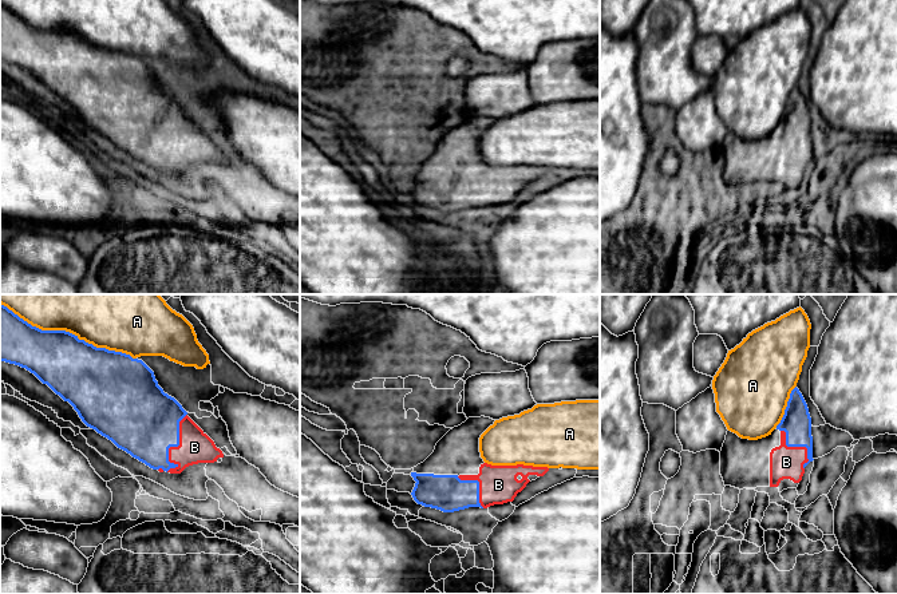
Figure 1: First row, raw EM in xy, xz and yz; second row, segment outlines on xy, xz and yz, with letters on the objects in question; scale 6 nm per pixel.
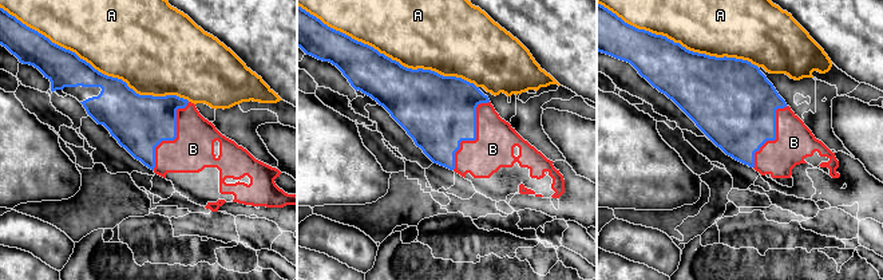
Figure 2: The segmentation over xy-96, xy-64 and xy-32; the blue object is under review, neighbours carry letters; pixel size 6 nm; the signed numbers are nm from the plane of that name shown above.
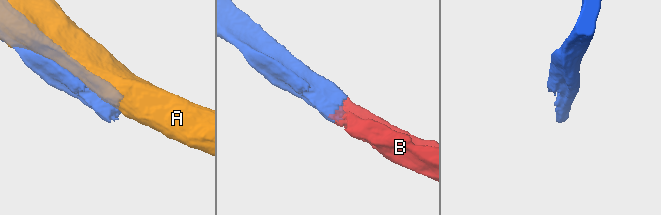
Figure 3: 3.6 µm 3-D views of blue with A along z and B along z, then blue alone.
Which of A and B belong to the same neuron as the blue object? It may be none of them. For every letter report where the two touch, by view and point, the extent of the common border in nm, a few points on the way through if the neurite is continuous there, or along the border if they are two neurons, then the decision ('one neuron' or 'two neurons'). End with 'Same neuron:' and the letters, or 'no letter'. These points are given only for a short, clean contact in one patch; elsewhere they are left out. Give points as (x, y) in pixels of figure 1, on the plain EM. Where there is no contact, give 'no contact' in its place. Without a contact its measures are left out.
A: contact xy (68, 32); length 900 nm; two neurons
B: contact xy (174, 146); length 380 nm; way xy (142, 121), (174, 146), (194, 147); one neuron
Same neuron: B

